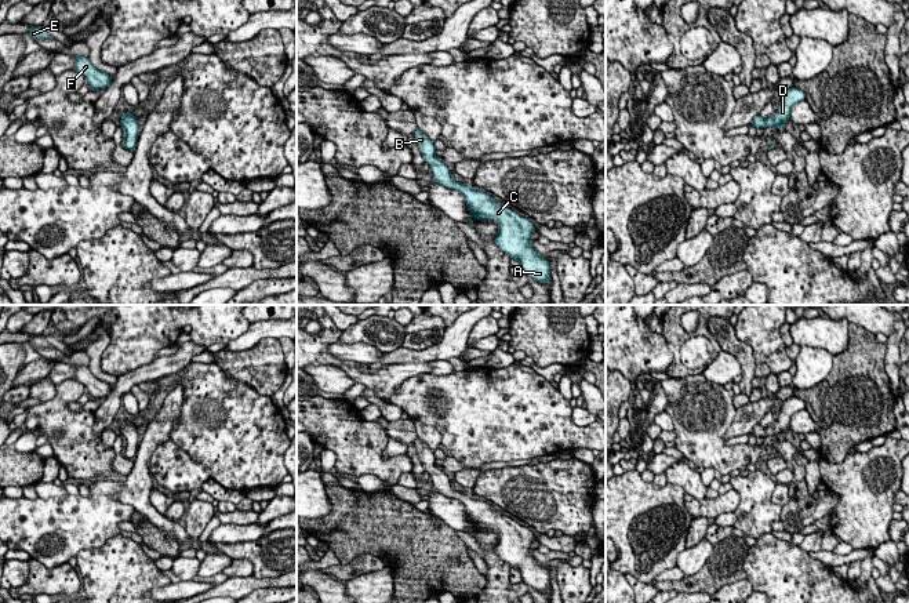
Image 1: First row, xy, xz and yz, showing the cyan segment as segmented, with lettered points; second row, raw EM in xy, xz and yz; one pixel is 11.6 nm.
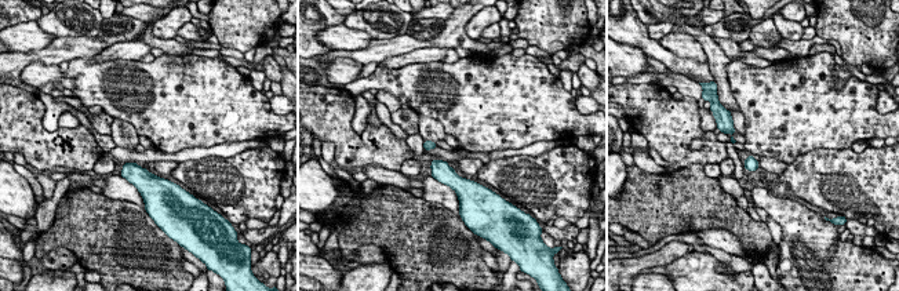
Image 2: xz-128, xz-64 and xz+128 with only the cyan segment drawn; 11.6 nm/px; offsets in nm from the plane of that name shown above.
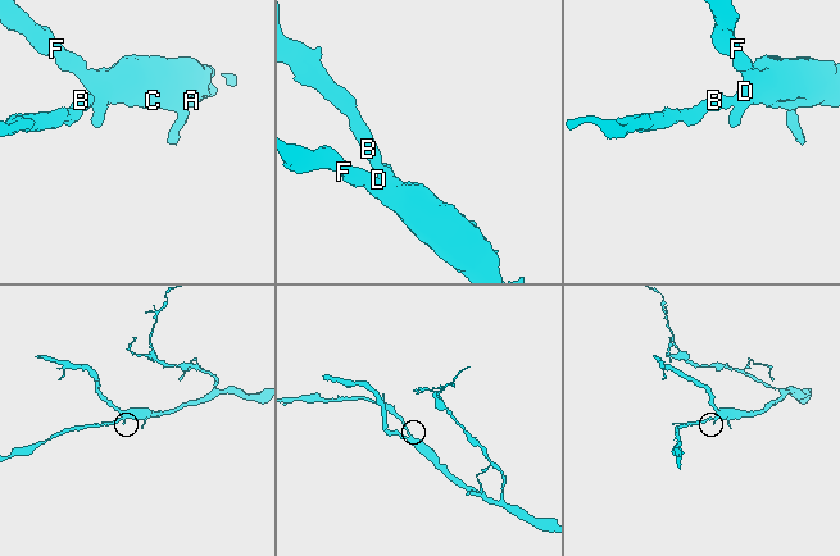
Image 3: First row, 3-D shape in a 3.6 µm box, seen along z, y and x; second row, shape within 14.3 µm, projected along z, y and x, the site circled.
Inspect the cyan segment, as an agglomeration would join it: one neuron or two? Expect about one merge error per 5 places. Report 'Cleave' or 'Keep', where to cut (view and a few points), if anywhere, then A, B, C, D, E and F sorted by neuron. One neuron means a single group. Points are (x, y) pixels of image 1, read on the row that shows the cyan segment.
Keep. No split. Groups: A B C D E F

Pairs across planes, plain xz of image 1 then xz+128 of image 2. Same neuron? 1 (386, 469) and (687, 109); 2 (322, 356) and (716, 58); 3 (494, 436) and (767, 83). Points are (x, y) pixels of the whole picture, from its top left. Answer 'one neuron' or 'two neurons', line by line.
1: one neuron
2: two neurons
3: one neuron

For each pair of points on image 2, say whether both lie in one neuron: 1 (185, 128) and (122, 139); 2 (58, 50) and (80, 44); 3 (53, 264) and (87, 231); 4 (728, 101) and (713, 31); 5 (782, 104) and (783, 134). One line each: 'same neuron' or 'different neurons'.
1: different neurons
2: same neuron
3: different neurons
4: different neurons
5: same neuron

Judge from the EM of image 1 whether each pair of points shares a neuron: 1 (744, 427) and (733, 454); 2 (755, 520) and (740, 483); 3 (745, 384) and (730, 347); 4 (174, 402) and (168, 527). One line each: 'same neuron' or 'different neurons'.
1: different neurons
2: same neuron
3: same neuron
4: same neuron

